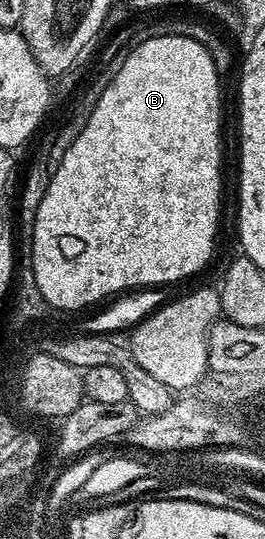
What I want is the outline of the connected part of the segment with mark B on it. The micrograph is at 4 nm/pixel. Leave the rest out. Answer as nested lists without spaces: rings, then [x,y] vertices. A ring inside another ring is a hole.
[[[162,33],[162,37],[150,35],[129,52],[123,67],[119,67],[111,83],[107,83],[107,87],[99,95],[99,103],[95,103],[95,111],[91,111],[83,131],[79,131],[75,143],[67,147],[67,155],[63,155],[63,163],[59,163],[59,171],[55,171],[51,187],[47,187],[47,195],[43,195],[43,203],[39,203],[31,230],[31,264],[35,283],[50,310],[85,309],[96,301],[101,303],[126,291],[139,290],[142,287],[169,287],[172,281],[195,276],[213,257],[213,244],[217,241],[217,220],[221,217],[222,78],[203,43],[186,37],[183,33]]]

